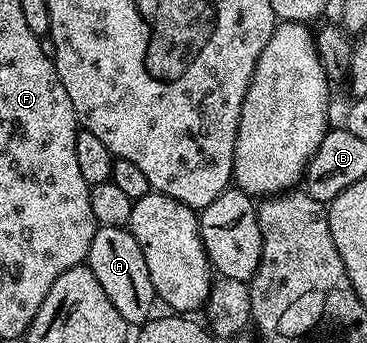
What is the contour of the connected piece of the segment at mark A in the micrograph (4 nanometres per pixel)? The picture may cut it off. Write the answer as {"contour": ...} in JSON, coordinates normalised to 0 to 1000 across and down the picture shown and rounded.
{"contour":[[[267,662],[251,691],[245,735],[232,764],[262,796],[262,819],[283,831],[283,854],[294,854],[294,878],[316,889],[327,924],[349,948],[384,948],[411,927],[409,907],[425,886],[414,808],[403,808],[403,770],[392,764],[392,738],[371,703],[371,691],[343,662]]]}

